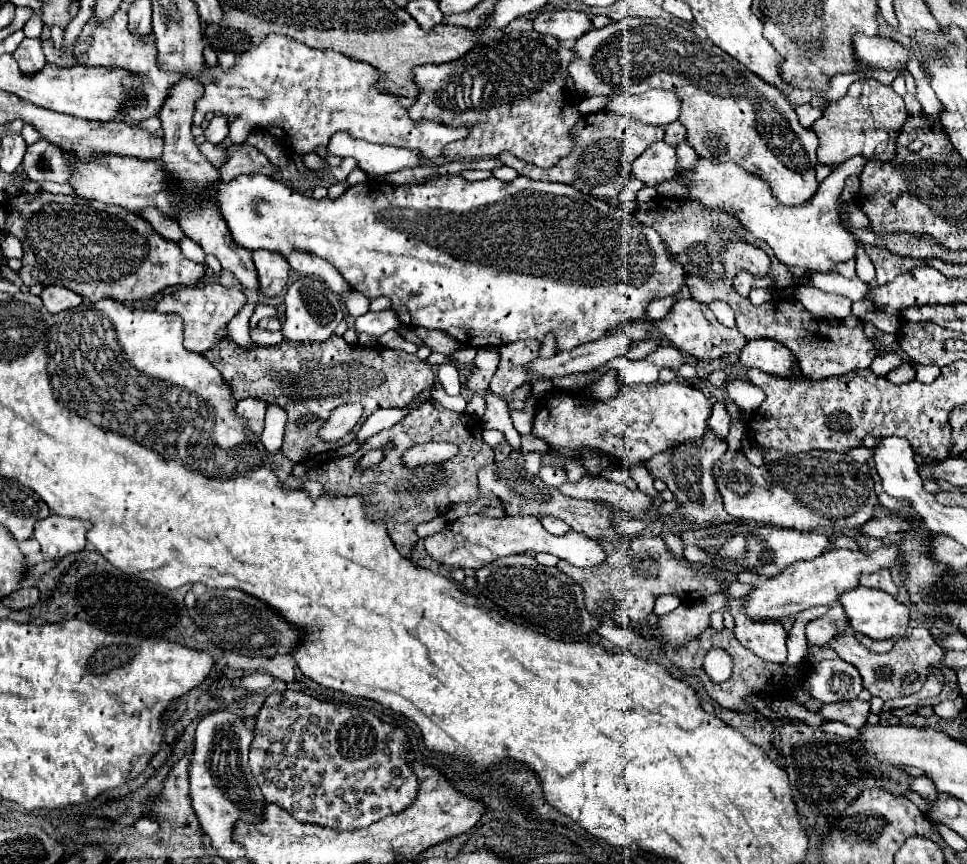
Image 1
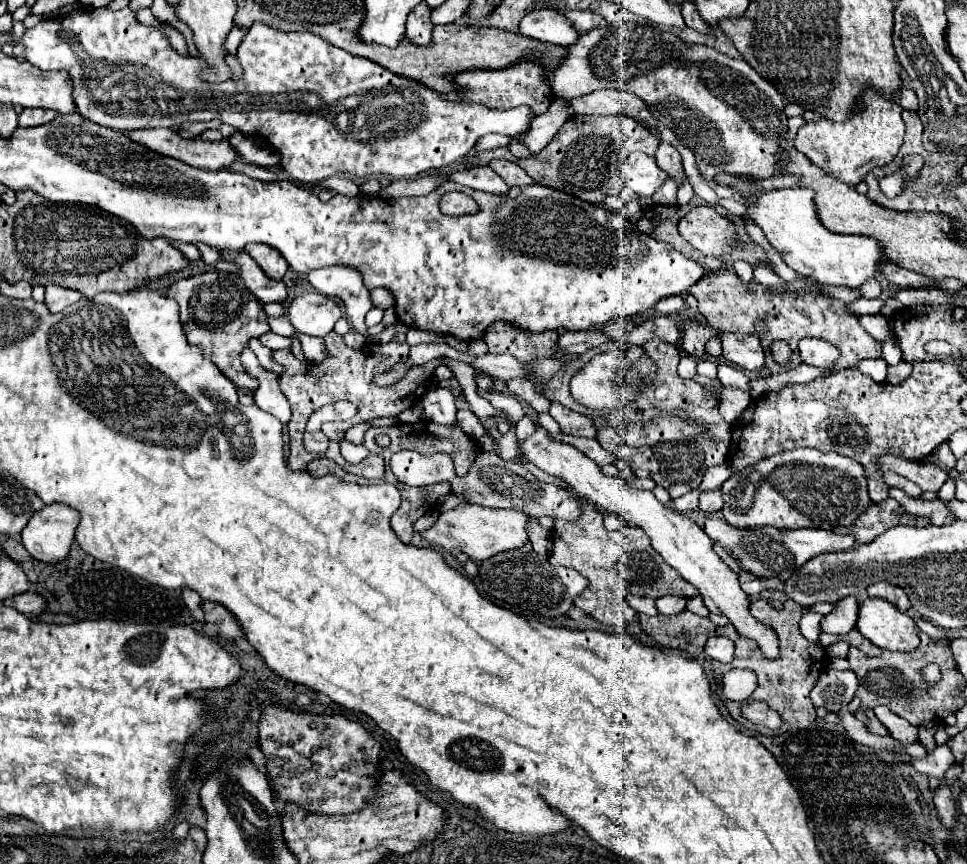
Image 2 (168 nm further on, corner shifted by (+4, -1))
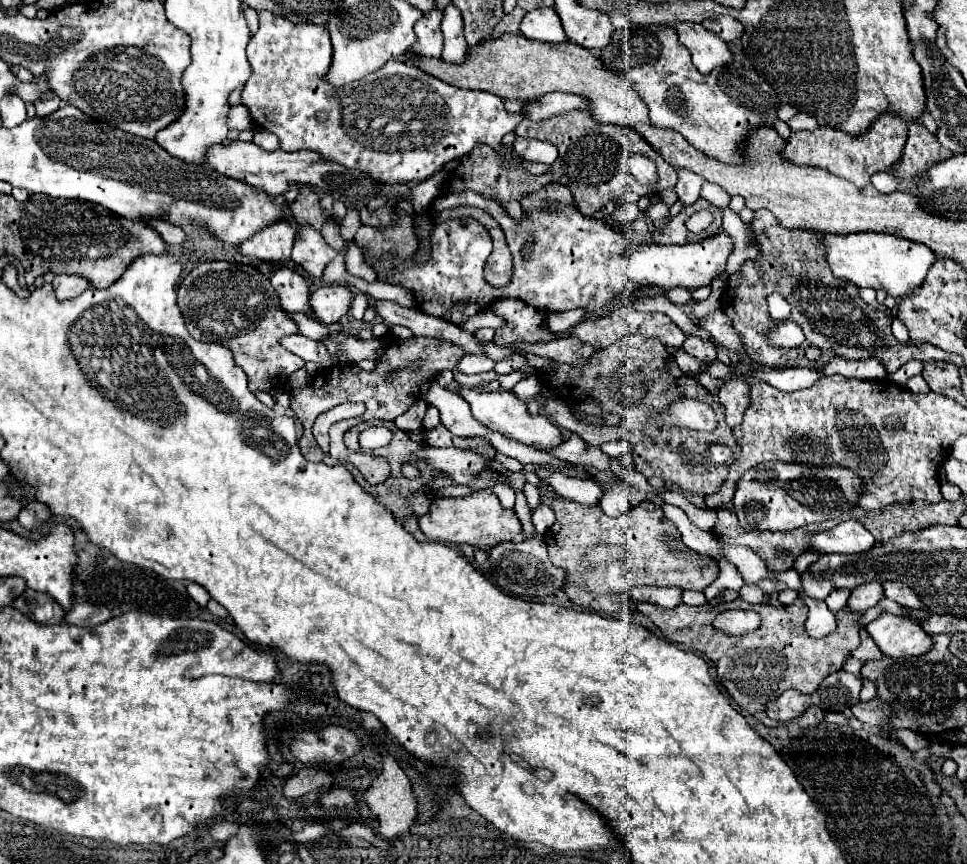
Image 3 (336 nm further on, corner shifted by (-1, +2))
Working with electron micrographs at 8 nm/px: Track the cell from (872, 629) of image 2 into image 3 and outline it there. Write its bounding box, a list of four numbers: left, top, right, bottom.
[866,613,932,657]

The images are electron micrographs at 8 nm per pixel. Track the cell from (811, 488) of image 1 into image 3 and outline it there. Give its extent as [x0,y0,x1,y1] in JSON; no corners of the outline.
[734,461,862,531]

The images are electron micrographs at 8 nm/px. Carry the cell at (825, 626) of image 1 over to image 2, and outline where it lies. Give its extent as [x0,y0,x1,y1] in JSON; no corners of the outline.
[821,596,859,634]

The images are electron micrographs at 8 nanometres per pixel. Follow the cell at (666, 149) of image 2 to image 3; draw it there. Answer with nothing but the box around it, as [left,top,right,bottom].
[674,169,706,205]

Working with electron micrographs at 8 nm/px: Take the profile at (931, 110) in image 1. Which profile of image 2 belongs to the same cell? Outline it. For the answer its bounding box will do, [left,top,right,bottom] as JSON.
[899,88,917,110]

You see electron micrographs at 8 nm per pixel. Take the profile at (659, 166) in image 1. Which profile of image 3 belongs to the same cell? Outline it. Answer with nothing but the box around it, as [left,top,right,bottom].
[628,155,660,205]

